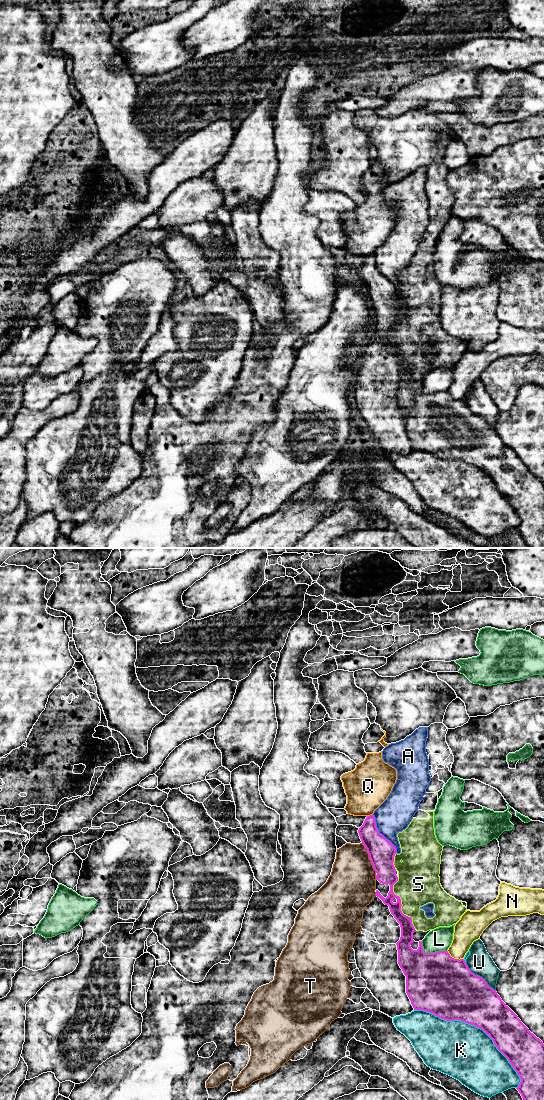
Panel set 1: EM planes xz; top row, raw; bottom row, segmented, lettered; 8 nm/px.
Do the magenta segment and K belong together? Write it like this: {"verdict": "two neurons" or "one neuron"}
{"verdict": "two neurons"}

